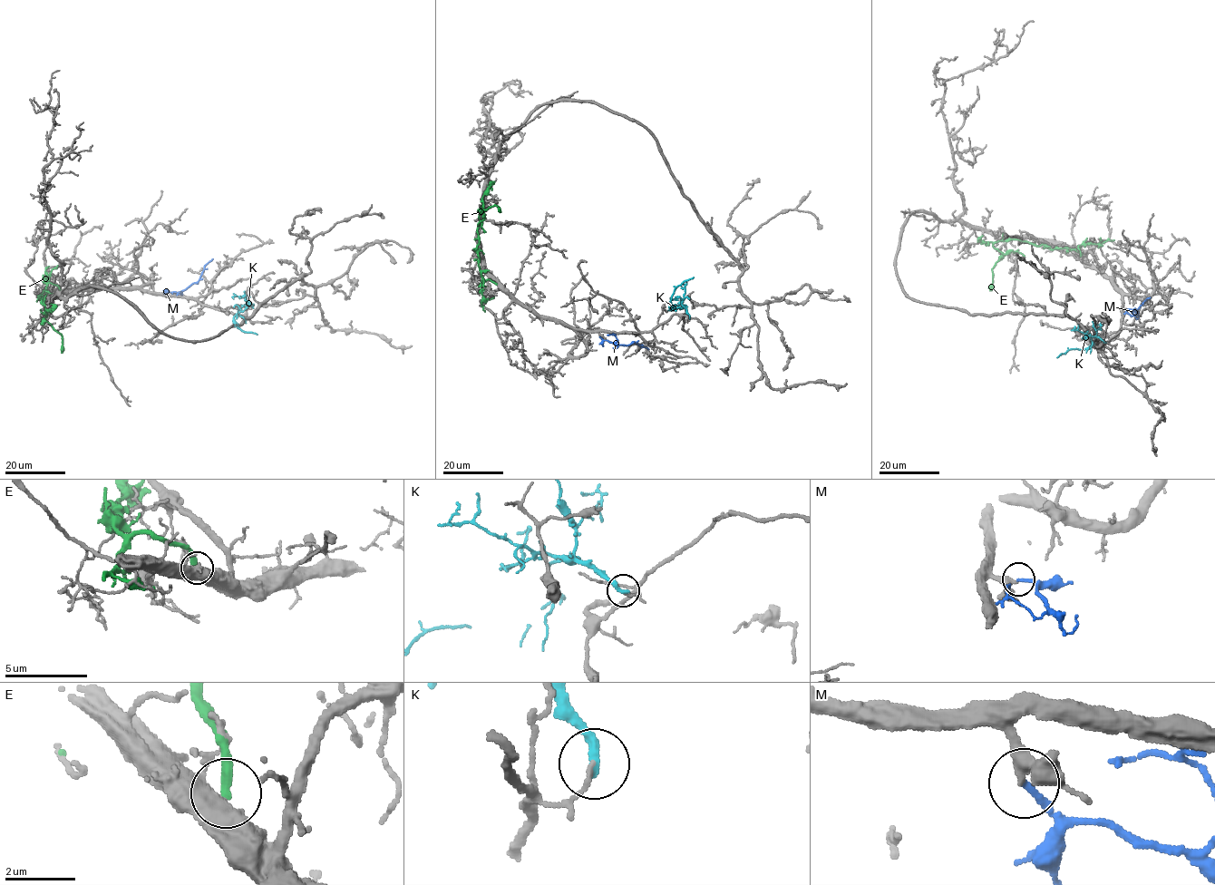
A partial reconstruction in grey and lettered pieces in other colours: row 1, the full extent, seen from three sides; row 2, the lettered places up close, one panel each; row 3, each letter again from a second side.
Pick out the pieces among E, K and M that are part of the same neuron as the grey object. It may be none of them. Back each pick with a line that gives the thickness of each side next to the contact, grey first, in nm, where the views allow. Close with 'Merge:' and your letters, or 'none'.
Merge: none

